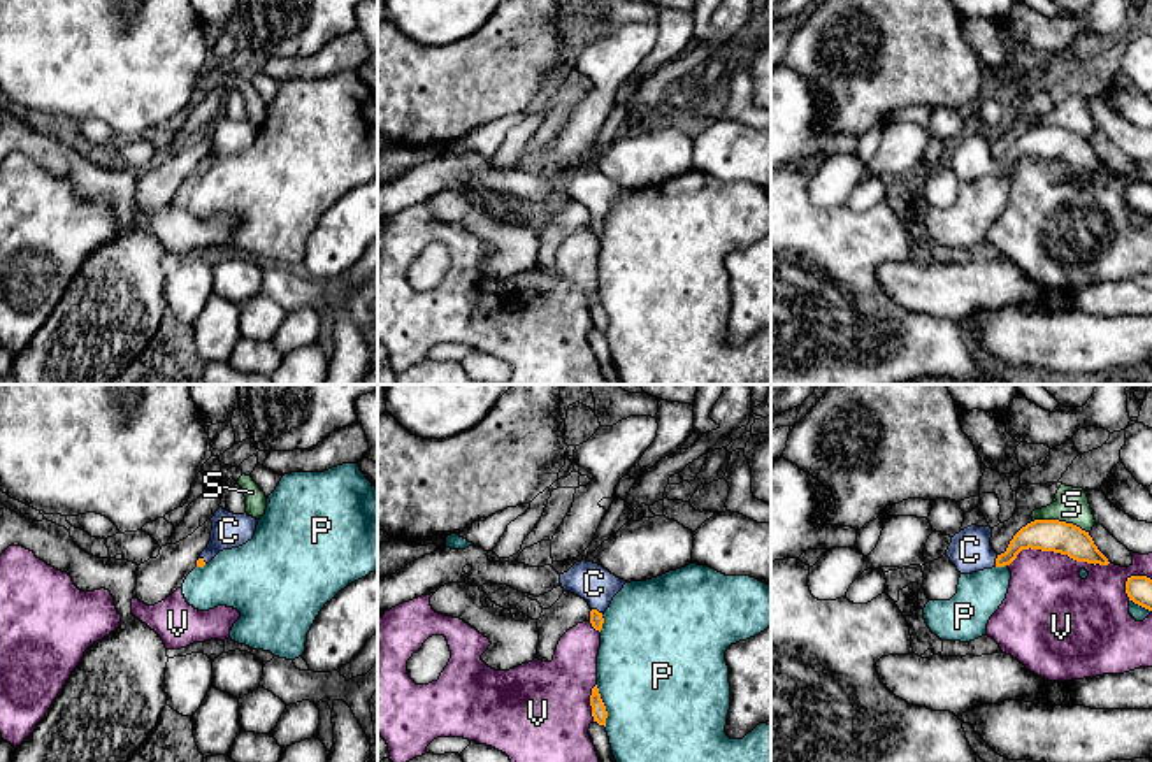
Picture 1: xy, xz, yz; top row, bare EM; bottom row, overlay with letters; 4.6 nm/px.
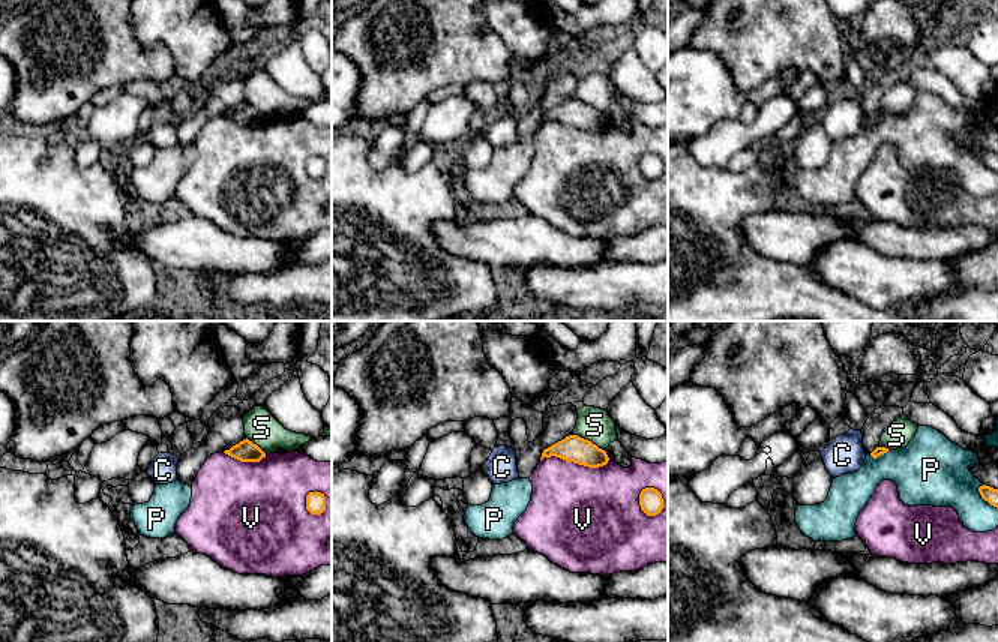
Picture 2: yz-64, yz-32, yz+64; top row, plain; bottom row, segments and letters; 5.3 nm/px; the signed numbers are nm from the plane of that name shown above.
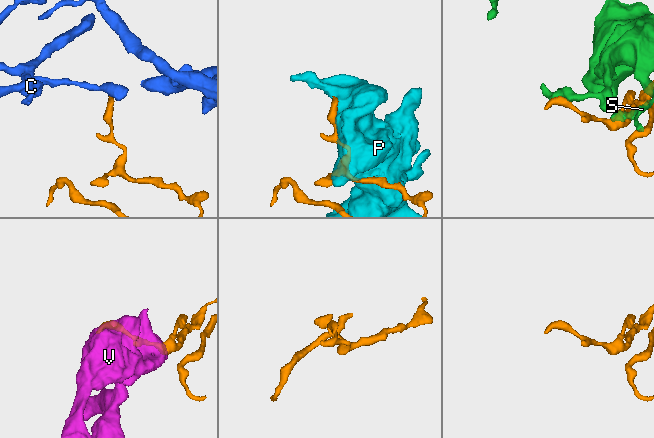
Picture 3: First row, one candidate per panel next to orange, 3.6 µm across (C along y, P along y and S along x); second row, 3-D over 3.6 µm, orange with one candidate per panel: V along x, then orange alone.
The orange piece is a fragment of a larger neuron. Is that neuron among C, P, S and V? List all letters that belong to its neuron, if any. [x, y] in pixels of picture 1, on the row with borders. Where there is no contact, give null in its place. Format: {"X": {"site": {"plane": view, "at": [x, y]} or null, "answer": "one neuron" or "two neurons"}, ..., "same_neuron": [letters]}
{"C": {"site": {"plane": "yz", "at": [996, 560]}, "answer": "one neuron"}, "P": {"site": {"plane": "xz", "at": [604, 706]}, "answer": "two neurons"}, "S": {"site": {"plane": "yz", "at": [1061, 522]}, "answer": "two neurons"}, "V": {"site": {"plane": "yz", "at": [1031, 548]}, "answer": "two neurons"}, "same_neuron": ["C"]}

